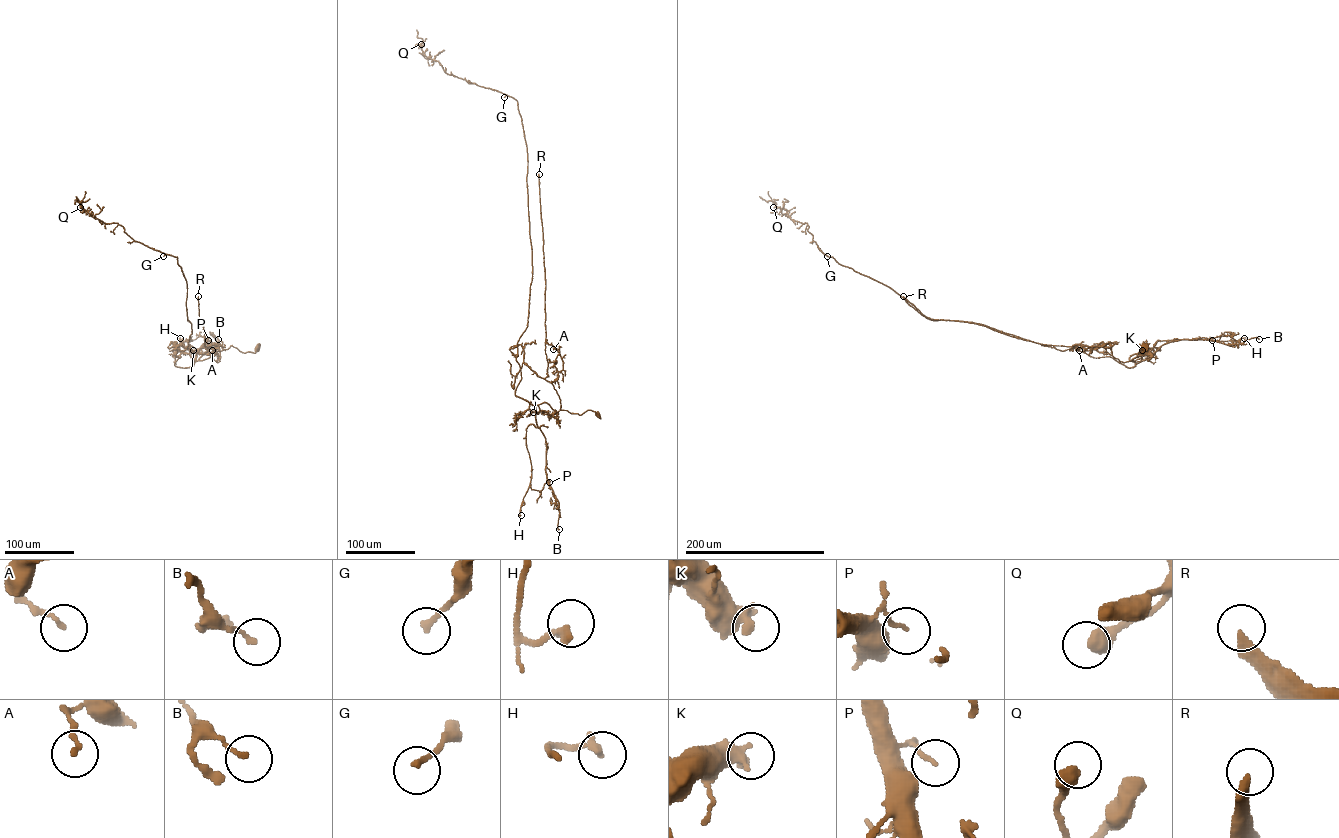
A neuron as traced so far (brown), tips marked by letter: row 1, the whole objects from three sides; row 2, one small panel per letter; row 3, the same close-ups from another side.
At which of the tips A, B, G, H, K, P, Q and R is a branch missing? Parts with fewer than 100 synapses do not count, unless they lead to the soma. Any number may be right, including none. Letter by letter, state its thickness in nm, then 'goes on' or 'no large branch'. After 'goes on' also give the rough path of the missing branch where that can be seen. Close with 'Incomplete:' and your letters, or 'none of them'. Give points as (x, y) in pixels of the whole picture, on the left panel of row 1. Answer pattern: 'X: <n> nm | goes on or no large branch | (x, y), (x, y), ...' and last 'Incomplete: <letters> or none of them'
A: 140 nm | no large branch
B: 130 nm | no large branch
G: 180 nm | no large branch
H: 280 nm | no large branch
K: 500 nm | no large branch
P: 110 nm | no large branch
Q: 550 nm | no large branch
R: 320 nm | goes on | (198, 296), (198, 281), (204, 262), (237, 240), (270, 234), (295, 200), (302, 198), (301, 187)
Incomplete: R

